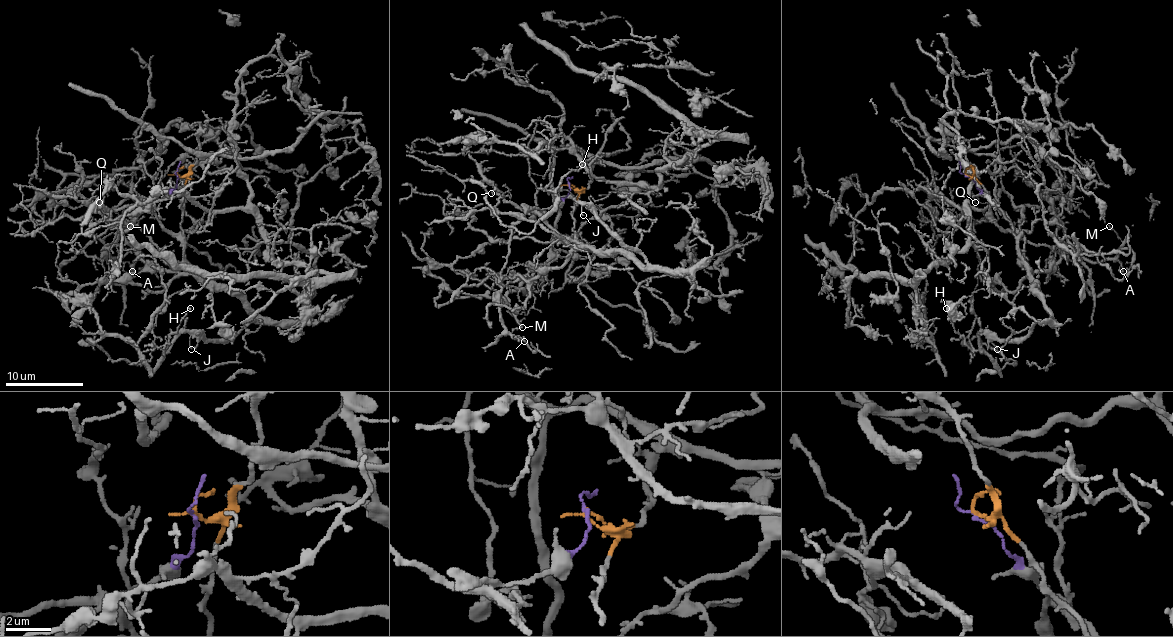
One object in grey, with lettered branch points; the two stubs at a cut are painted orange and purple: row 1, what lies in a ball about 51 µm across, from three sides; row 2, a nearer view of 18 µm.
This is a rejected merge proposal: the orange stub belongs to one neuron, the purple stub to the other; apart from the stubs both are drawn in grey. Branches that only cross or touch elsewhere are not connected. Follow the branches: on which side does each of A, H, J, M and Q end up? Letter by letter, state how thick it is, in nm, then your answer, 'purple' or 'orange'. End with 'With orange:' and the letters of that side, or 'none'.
A: 90 nm thick; purple
H: 190 nm thick; orange
J: 100 nm thick; orange
M: 140 nm thick; purple
Q: 130 nm thick; orange
With orange: H, J, Q

